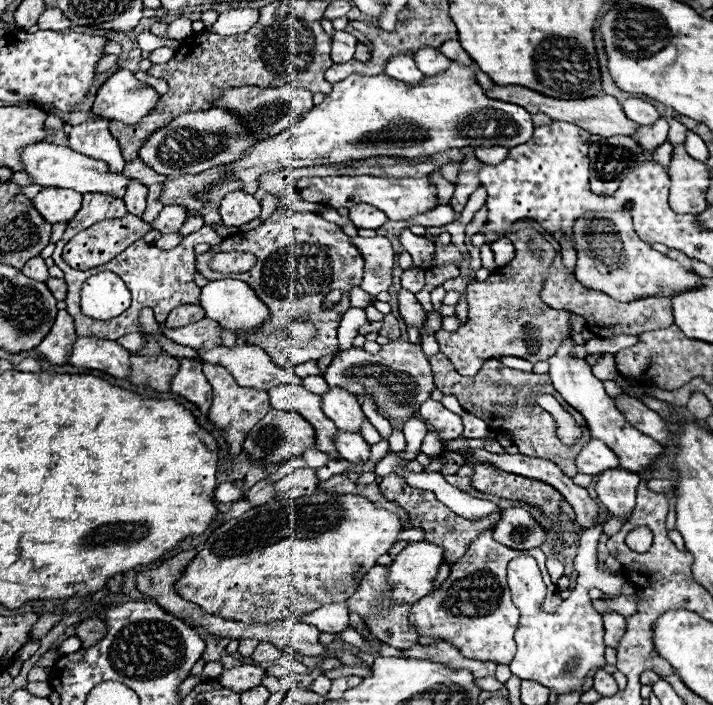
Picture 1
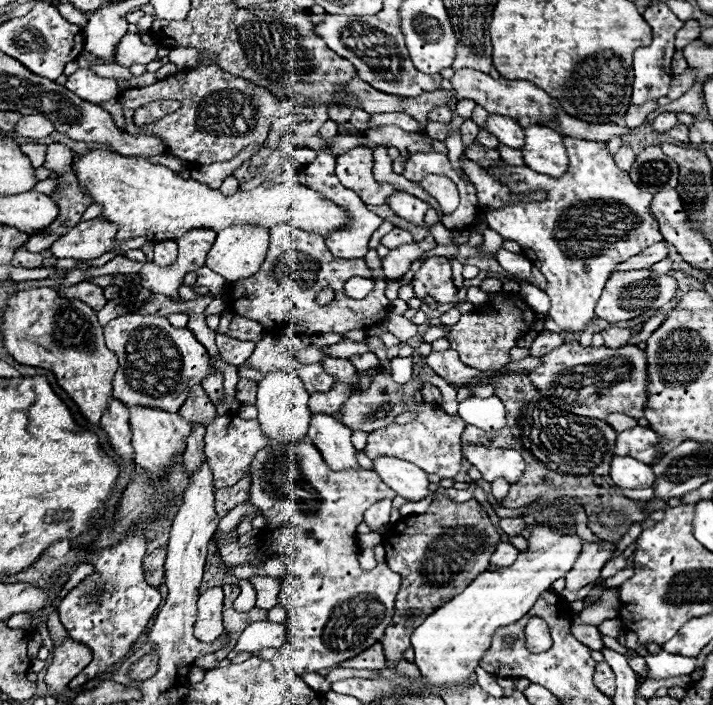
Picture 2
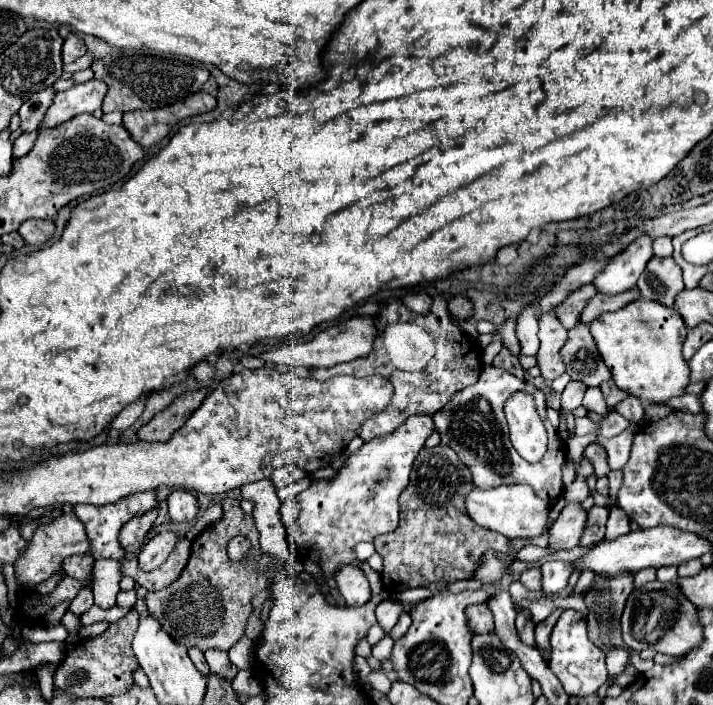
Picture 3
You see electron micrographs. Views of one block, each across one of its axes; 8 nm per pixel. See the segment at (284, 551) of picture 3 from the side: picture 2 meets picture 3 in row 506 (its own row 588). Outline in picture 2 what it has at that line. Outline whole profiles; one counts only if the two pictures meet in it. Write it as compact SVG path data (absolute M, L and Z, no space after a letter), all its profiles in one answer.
M256 576L248 580L254 588L256 588L256 608L264 608L270 610L274 606L278 606L278 594L280 594L280 578L272 578L272 576Z

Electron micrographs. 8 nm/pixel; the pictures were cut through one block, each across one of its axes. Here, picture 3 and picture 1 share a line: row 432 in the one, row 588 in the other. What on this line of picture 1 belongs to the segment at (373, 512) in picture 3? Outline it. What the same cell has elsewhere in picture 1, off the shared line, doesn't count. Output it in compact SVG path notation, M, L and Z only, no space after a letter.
M430 542L408 544L388 566L390 600L414 604L426 596L432 590L442 554L442 548Z

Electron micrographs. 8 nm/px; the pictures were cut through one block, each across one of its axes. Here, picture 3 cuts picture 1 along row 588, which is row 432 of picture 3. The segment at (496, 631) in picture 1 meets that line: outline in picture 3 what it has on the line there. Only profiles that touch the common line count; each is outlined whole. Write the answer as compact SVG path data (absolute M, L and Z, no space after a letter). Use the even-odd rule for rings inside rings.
M484 366L480 380L456 392L456 396L452 396L452 400L448 400L448 404L440 412L436 412L432 420L434 420L434 430L440 434L440 444L452 448L458 454L458 458L470 468L472 480L478 488L494 488L502 484L528 484L542 500L550 504L554 504L562 496L564 492L562 464L566 460L566 442L558 436L558 432L546 418L546 394L536 386L518 380L514 374L498 370L496 366ZM514 392L528 392L534 396L536 410L547 431L547 450L536 464L530 464L524 458L520 458L508 438L504 404Z

